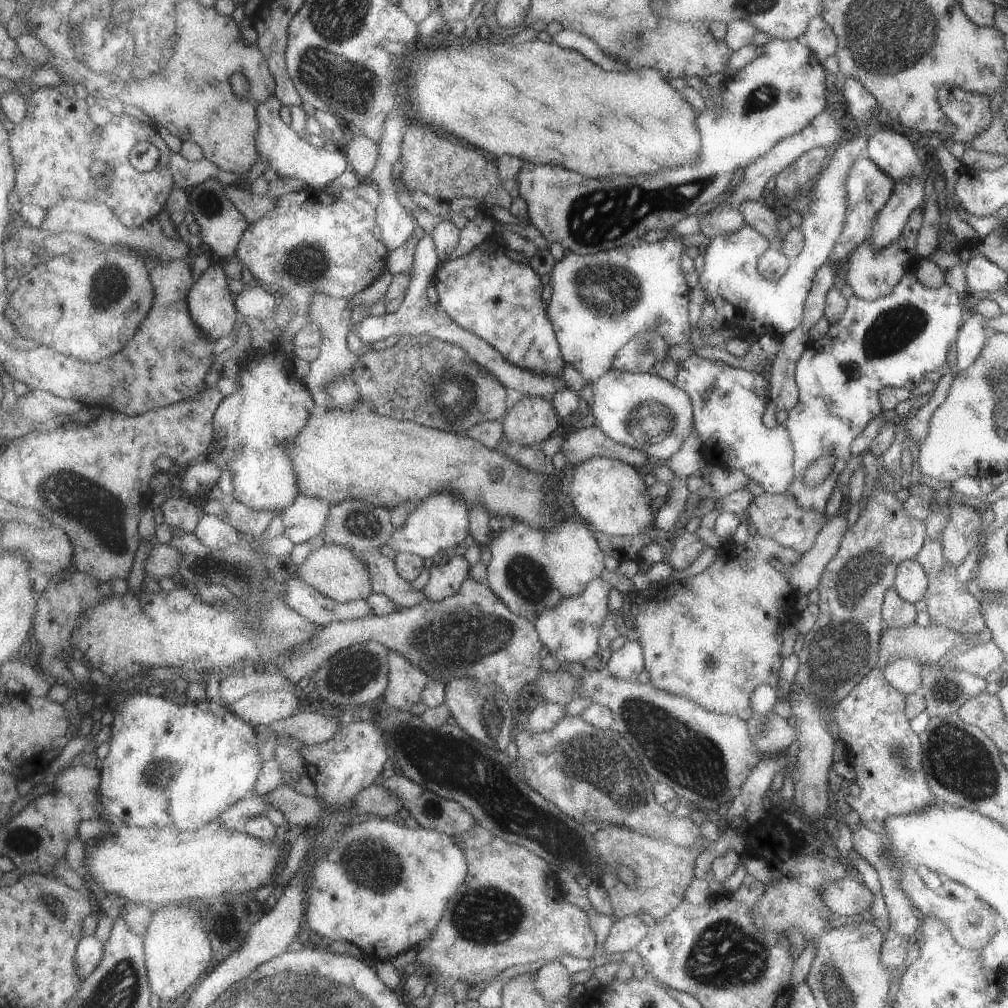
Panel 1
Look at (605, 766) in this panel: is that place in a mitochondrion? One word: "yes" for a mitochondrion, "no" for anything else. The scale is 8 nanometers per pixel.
yes

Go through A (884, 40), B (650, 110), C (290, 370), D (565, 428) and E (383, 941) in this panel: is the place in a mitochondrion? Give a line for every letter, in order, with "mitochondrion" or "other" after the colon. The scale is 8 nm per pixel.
A: mitochondrion
B: other
C: other
D: other
E: other

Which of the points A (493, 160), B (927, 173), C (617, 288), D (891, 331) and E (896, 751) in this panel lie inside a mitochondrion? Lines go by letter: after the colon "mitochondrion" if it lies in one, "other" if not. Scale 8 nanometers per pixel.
A: other
B: other
C: mitochondrion
D: mitochondrion
E: mitochondrion

